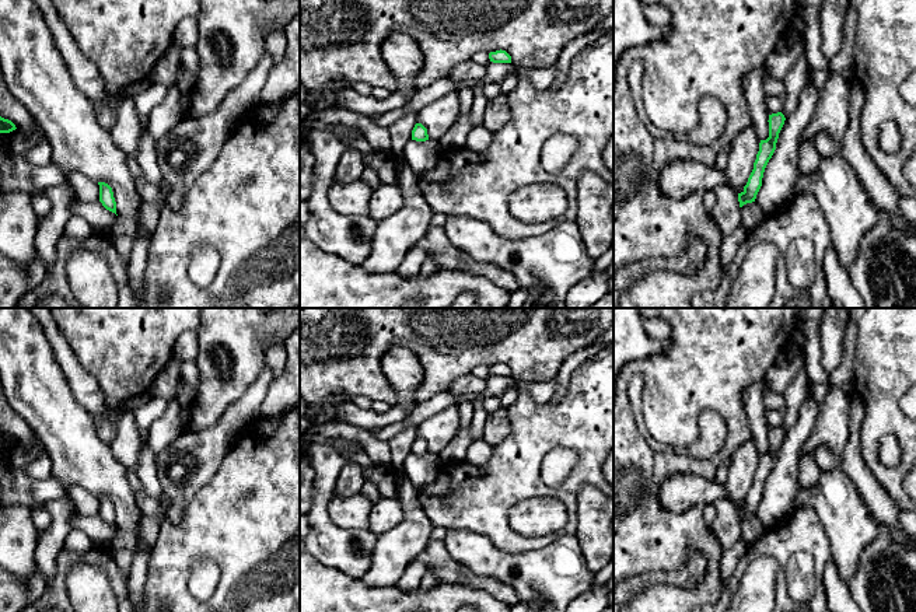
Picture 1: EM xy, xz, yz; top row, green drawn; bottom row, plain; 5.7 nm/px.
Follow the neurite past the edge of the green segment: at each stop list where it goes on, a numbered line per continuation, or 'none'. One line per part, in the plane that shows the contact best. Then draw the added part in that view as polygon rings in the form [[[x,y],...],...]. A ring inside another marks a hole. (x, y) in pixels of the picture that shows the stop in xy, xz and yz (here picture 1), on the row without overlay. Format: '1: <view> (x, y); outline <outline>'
none

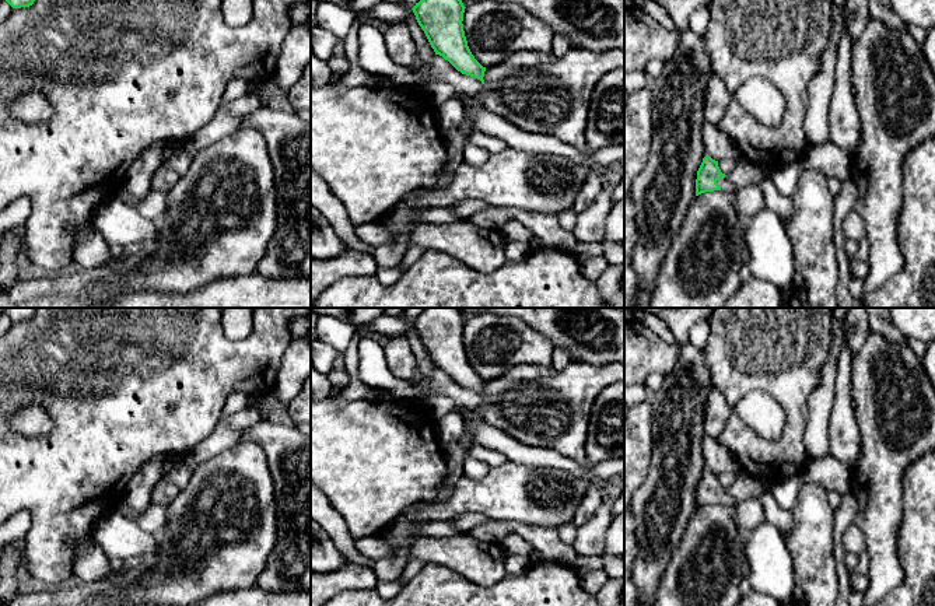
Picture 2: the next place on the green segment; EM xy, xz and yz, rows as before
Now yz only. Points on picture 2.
1: yz (746, 486); outline [[[752,474],[740,476],[724,493],[717,494],[722,505],[736,505],[749,498],[759,498],[768,488],[770,483],[753,477]]]

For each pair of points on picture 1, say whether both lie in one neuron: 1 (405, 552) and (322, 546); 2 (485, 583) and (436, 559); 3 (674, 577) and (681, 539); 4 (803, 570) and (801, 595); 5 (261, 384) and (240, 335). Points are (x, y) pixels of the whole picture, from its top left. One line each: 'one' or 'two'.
1: two
2: one
3: two
4: one
5: two

